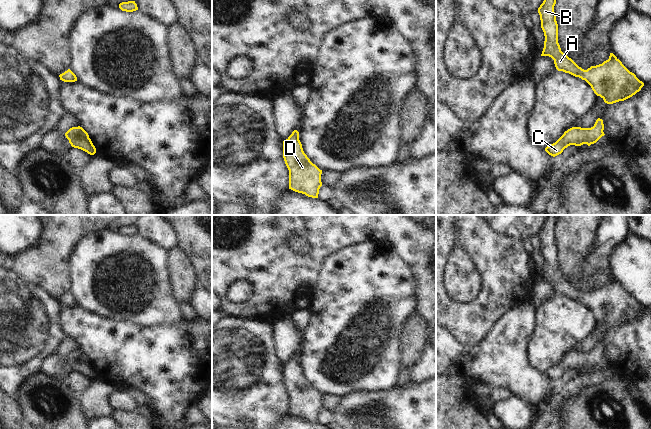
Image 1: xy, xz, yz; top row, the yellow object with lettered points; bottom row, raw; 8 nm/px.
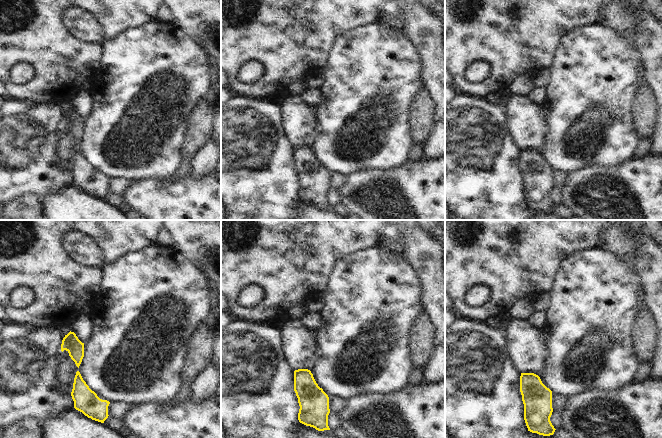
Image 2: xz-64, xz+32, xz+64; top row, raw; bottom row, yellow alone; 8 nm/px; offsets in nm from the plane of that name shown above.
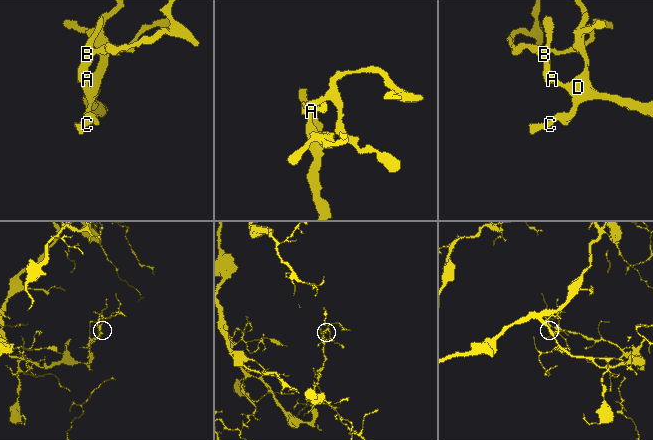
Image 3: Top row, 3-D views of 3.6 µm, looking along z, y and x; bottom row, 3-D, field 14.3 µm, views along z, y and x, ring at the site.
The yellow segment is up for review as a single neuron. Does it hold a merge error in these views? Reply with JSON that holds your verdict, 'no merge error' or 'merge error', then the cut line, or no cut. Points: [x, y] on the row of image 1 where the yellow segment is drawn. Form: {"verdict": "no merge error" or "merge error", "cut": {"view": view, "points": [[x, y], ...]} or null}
{"verdict": "no merge error", "cut": null}

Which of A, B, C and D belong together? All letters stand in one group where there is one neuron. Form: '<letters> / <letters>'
A B C D

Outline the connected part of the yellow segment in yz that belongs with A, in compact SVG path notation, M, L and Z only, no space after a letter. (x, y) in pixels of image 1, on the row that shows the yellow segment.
M544 0L538 8L541 28L545 36L541 56L551 57L558 71L585 80L594 93L607 104L624 101L639 92L644 83L630 72L613 53L610 53L609 59L602 64L584 70L561 51L558 43L558 24L554 12L555 4L556 0Z

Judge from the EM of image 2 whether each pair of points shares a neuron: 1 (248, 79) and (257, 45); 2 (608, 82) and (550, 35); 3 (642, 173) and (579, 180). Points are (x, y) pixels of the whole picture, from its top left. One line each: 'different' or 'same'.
1: different
2: different
3: same

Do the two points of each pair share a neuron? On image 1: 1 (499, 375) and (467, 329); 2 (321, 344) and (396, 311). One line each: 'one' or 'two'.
1: two
2: one

